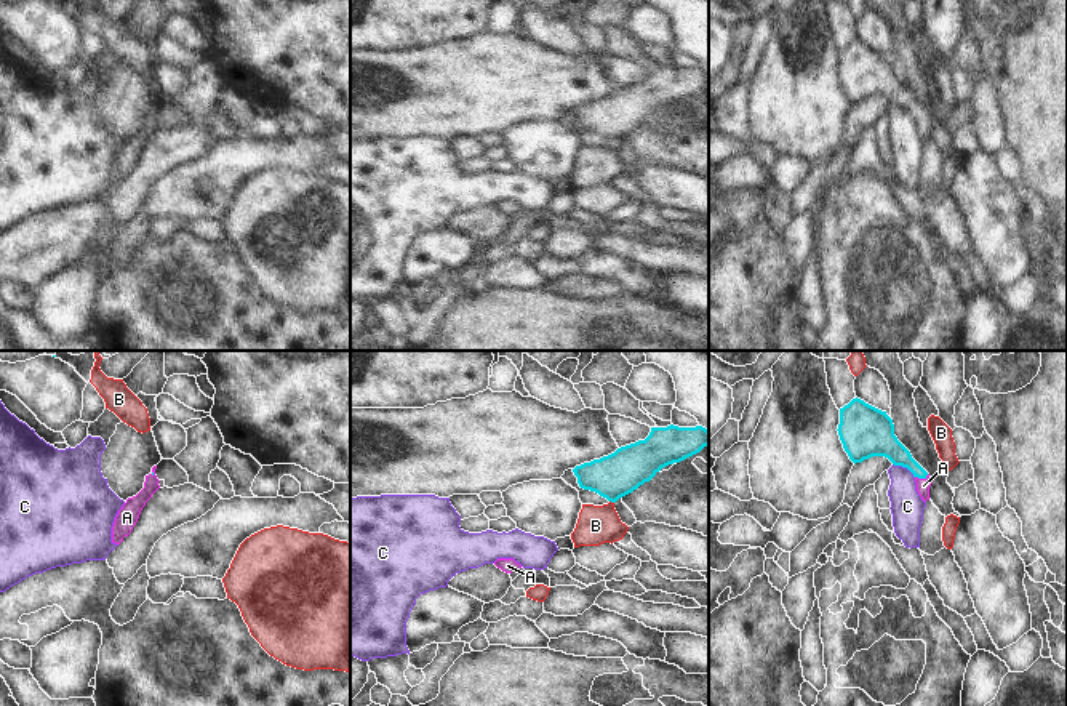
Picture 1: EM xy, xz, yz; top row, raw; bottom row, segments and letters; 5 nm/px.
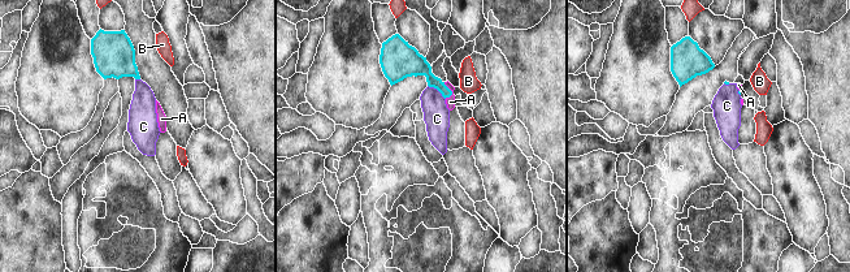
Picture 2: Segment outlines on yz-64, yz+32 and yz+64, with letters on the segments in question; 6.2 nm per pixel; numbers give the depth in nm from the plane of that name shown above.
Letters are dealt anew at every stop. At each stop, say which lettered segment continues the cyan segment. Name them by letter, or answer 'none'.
A

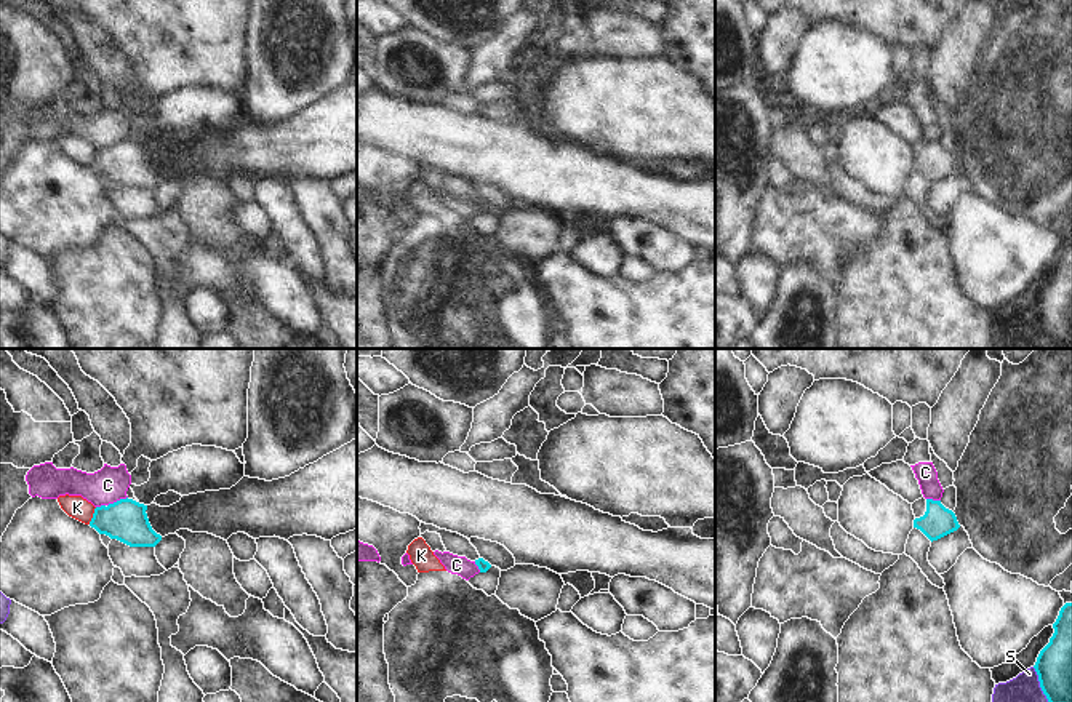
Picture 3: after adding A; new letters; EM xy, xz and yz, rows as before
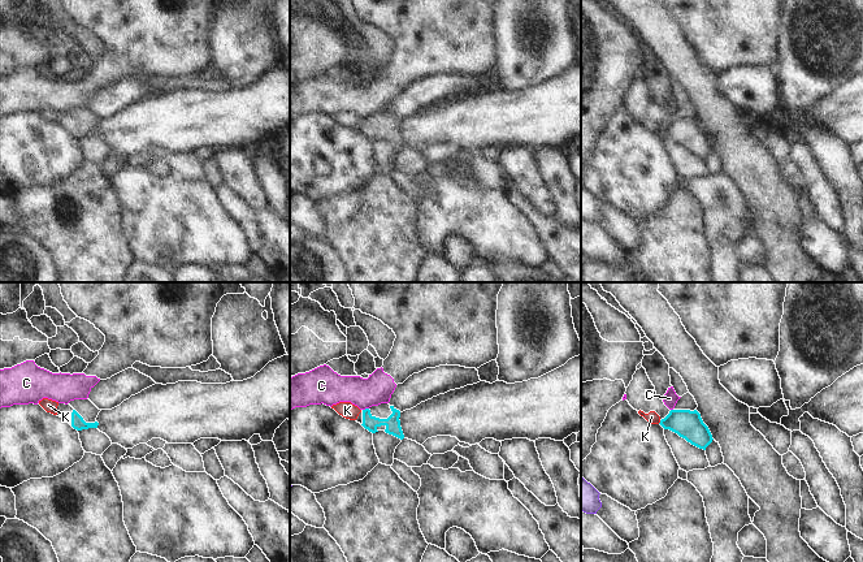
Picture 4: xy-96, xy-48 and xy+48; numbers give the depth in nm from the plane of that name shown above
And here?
none

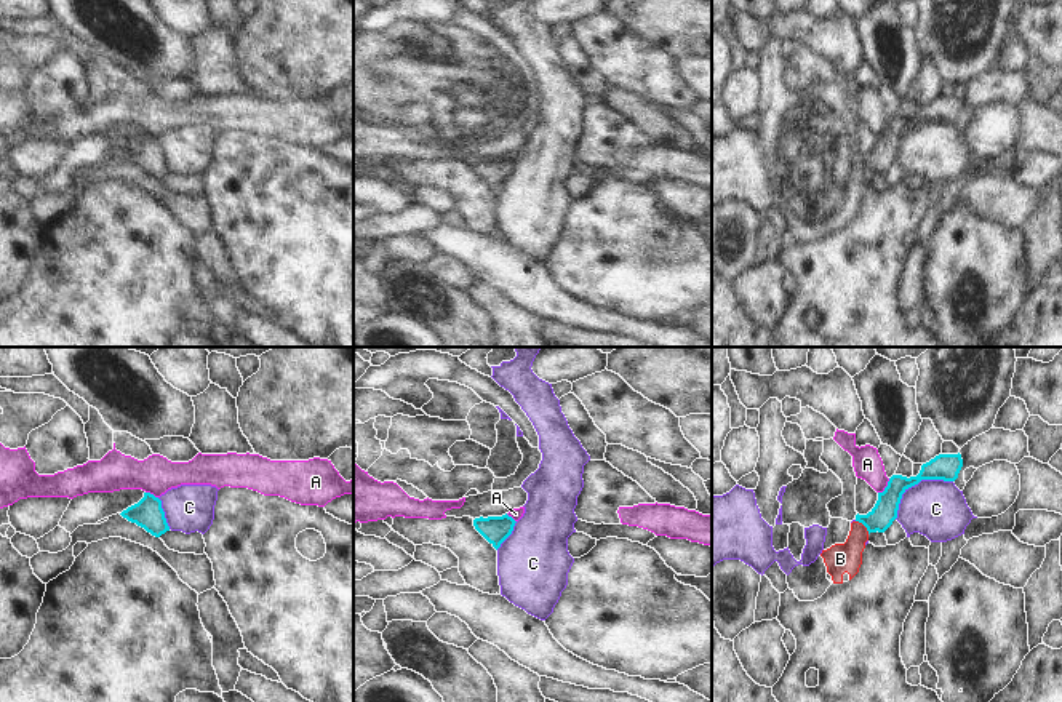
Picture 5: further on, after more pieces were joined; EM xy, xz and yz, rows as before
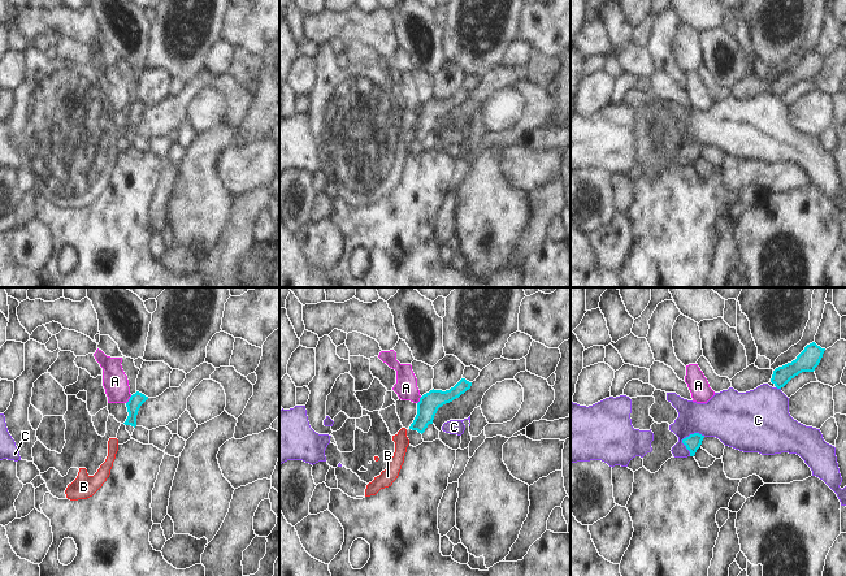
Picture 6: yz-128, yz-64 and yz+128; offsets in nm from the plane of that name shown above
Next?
none

